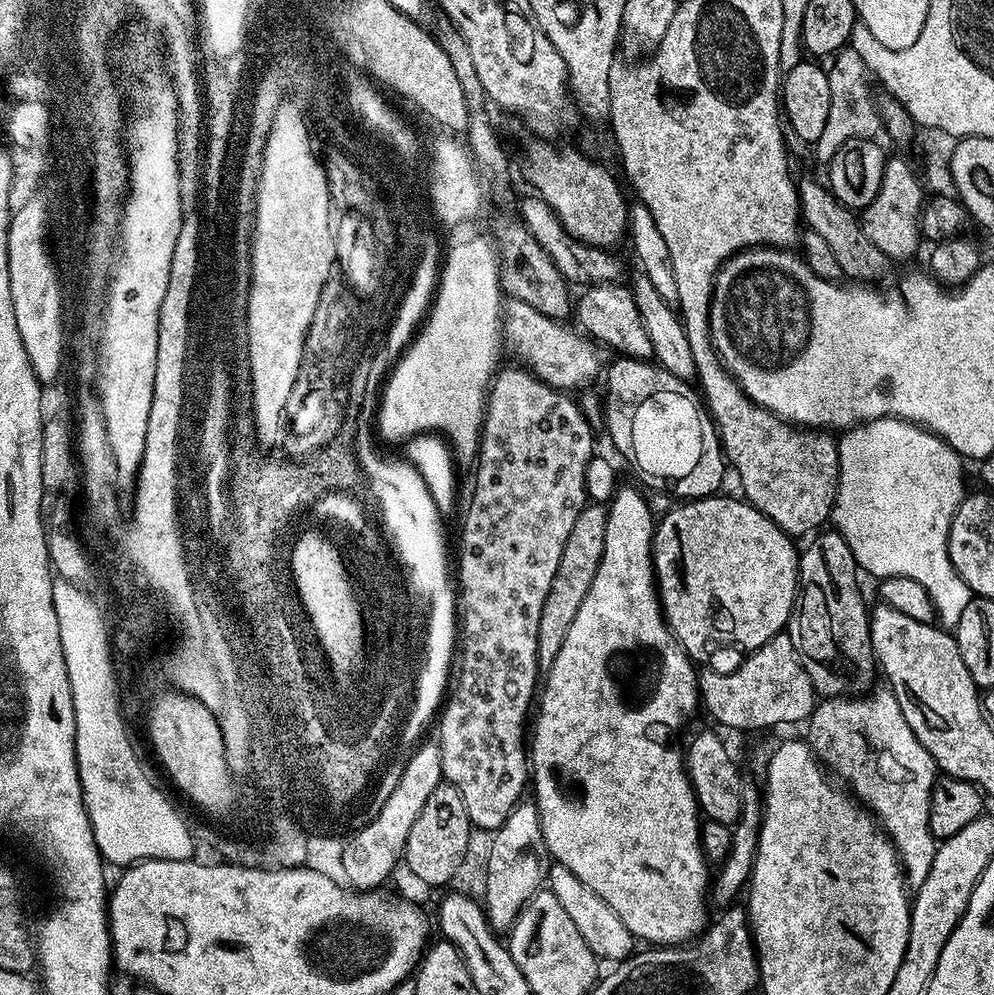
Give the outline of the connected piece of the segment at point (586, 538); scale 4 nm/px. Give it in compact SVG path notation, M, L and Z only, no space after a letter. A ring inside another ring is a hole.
M589 503L578 514L570 530L570 538L566 538L566 546L562 546L558 571L554 573L554 582L550 582L550 594L546 594L542 618L538 618L538 662L541 669L551 667L558 650L562 650L562 642L566 642L566 634L570 631L570 622L574 622L578 606L582 606L582 598L586 598L590 582L594 582L594 574L602 562L605 519L605 509L599 503Z

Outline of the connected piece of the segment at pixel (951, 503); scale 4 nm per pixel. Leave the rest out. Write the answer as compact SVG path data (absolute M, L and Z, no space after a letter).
M894 416L867 420L847 429L841 436L844 437L838 440L840 485L836 488L836 502L831 514L835 531L848 543L852 556L863 571L865 568L877 578L901 576L920 582L932 600L939 623L945 629L955 629L974 597L954 570L948 553L952 519L966 495L964 472L960 469L962 458L933 432Z

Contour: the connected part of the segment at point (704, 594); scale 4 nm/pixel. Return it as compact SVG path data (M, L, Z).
M713 494L680 502L677 508L659 517L654 528L652 538L652 567L656 578L656 590L660 598L660 610L664 614L664 620L668 629L672 631L677 644L688 653L689 657L697 658L704 652L707 644L737 644L740 648L747 650L760 650L767 645L769 640L781 635L788 627L788 621L792 619L792 608L796 604L798 581L800 578L800 558L798 548L795 548L793 537L787 536L766 514L762 514L753 504L743 498L735 500L732 496L725 494Z

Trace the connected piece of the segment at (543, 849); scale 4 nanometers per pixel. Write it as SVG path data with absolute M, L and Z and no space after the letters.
M521 799L519 804L510 810L506 822L491 833L492 841L488 844L488 865L484 868L484 900L482 907L485 916L488 918L488 925L494 930L511 929L512 923L518 918L518 914L523 910L524 903L532 897L535 892L541 891L546 880L546 873L550 867L548 847L542 838L542 826L540 825L540 815L535 803L531 799Z

